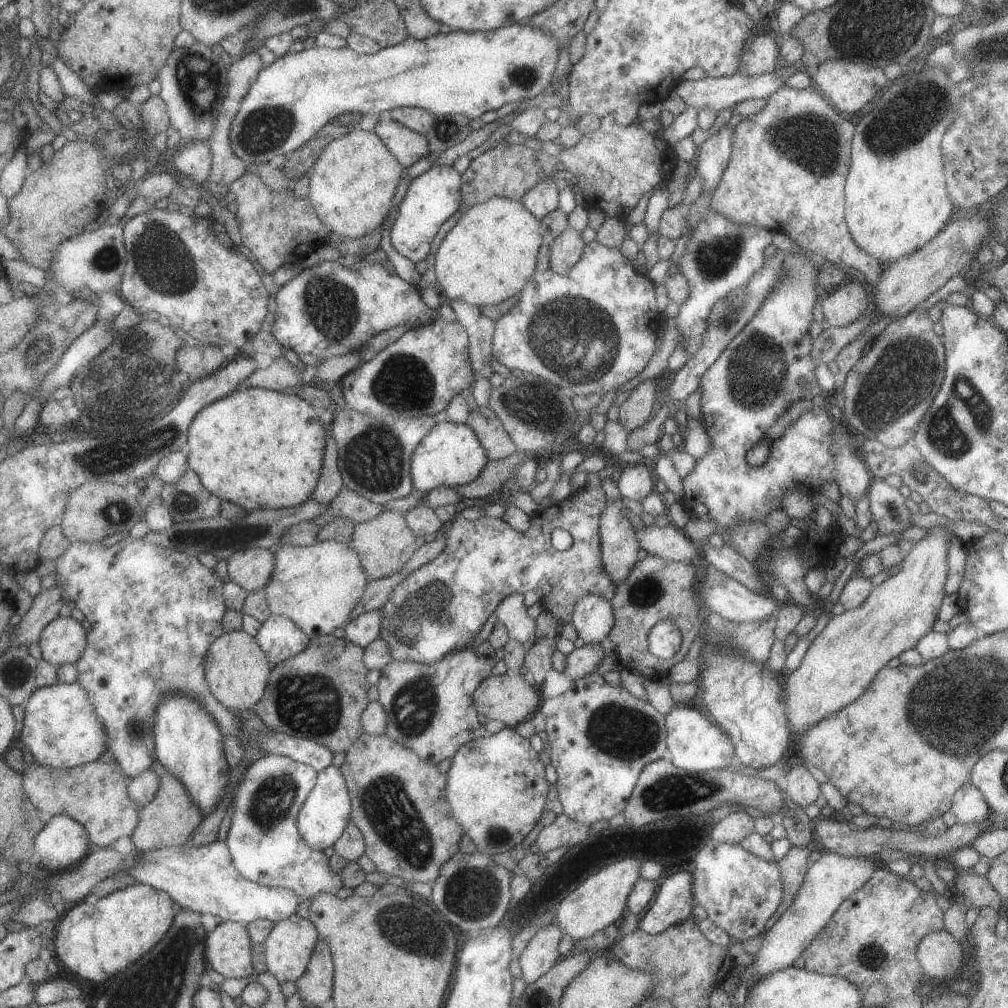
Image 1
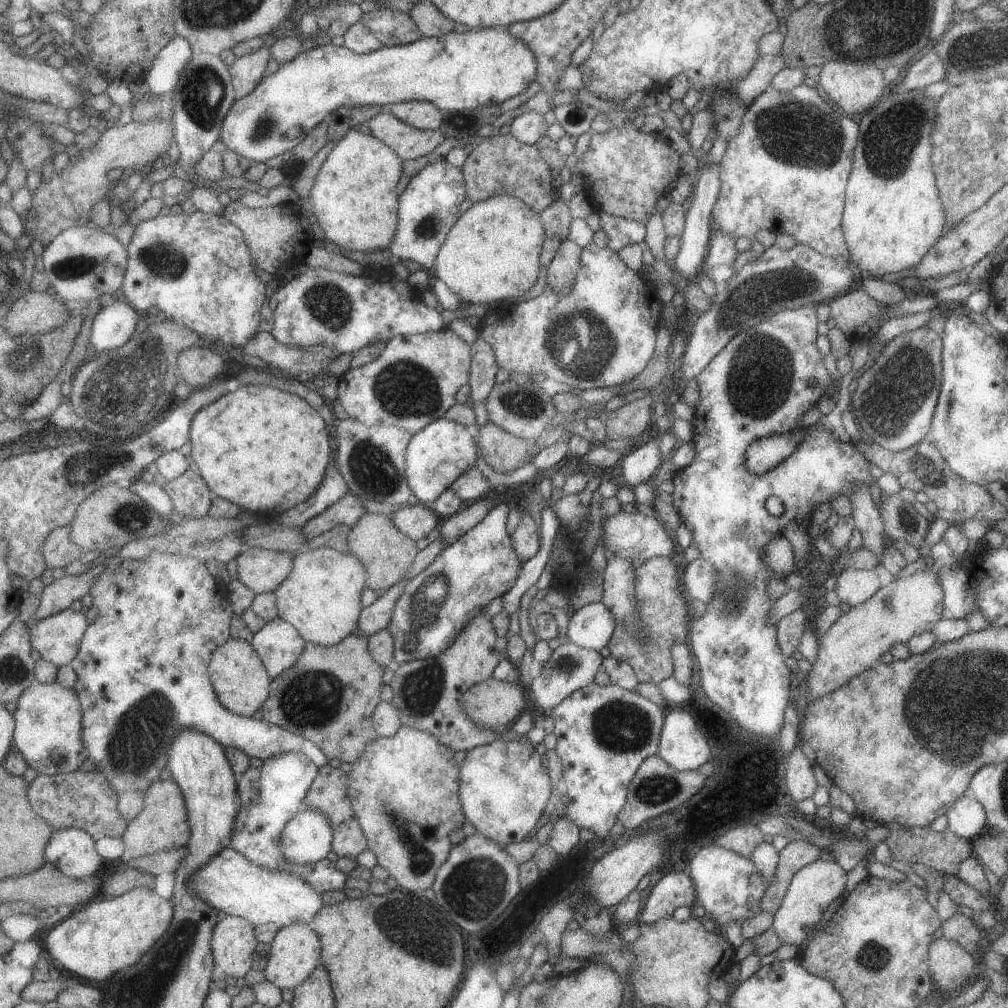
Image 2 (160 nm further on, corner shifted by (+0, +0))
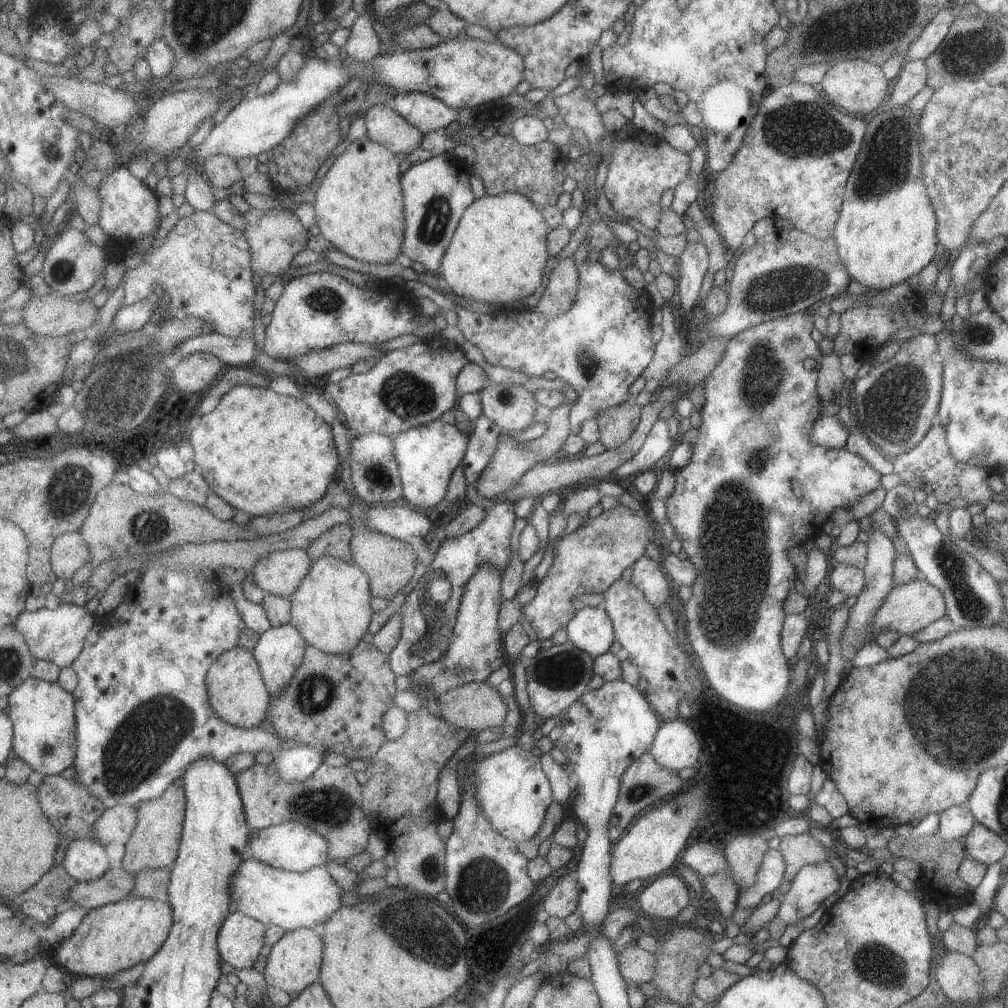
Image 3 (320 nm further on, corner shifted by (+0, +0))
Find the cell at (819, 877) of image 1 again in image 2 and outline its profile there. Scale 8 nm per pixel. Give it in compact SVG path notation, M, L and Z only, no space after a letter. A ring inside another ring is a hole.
M817 859L794 872L779 908L773 913L771 928L777 933L782 944L793 944L797 948L803 942L805 933L809 933L821 920L823 912L835 898L841 897L847 872L833 860Z

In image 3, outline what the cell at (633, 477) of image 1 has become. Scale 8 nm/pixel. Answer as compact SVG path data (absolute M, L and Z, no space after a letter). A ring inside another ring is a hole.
M663 418L657 419L645 437L640 451L631 460L617 466L612 472L614 478L637 474L642 470L653 468L653 464L675 445L675 439L667 431L667 423Z

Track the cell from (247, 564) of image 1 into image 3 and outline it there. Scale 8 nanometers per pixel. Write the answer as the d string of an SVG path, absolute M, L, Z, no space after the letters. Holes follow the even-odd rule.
M287 549L266 554L249 571L253 573L253 583L261 590L289 598L311 565L305 549Z

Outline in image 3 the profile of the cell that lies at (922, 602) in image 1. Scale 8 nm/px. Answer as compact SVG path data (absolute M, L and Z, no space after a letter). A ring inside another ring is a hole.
M914 579L902 585L895 585L884 598L873 619L872 633L882 628L890 628L900 635L910 635L920 628L943 618L946 608L941 591L927 581Z

